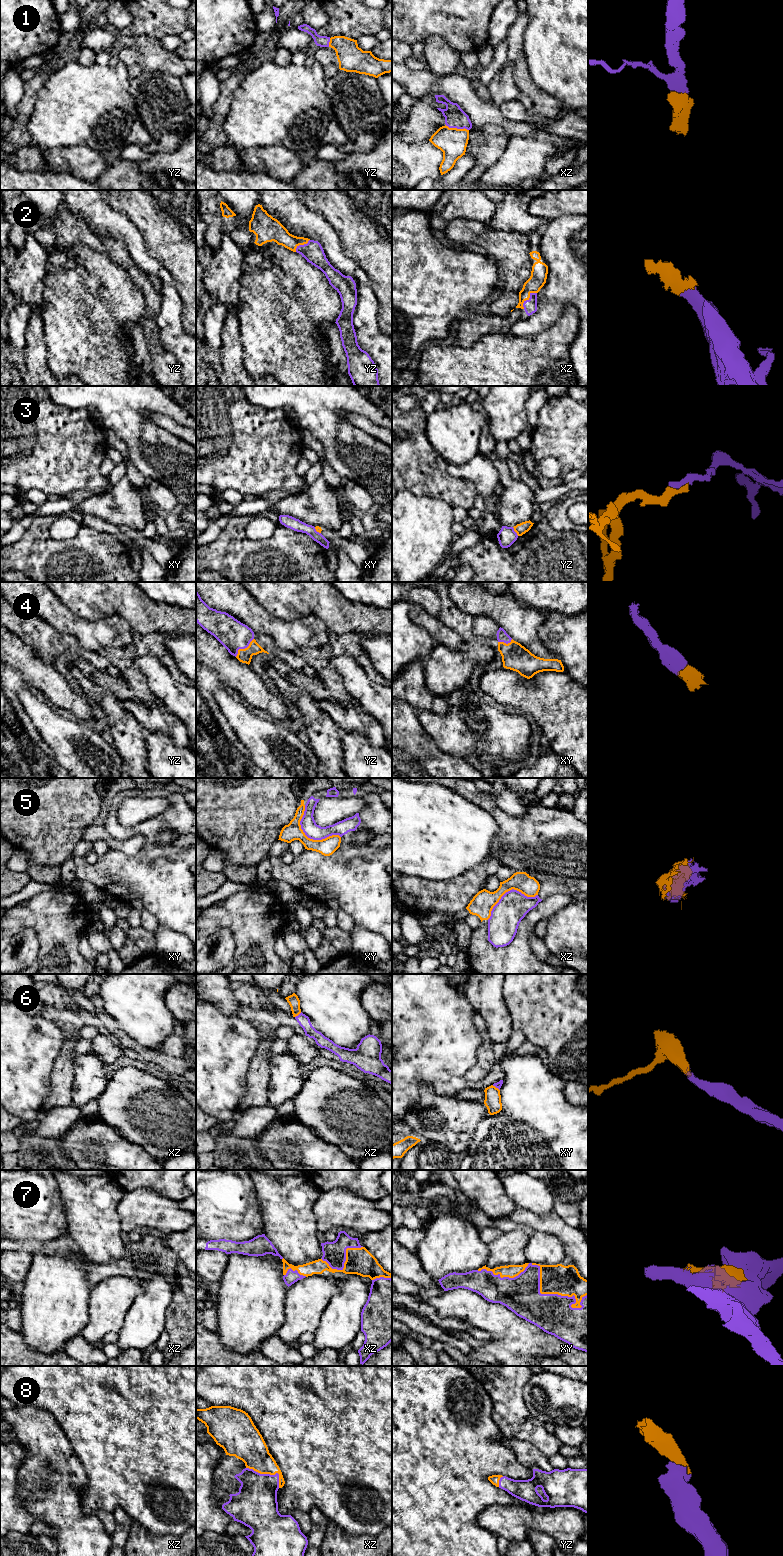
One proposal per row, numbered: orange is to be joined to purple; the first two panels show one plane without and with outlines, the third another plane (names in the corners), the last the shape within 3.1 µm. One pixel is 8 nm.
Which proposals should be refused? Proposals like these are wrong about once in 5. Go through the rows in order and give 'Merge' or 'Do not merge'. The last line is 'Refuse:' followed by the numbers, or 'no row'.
1: Merge
2: Merge
3: Do not merge
4: Merge
5: Do not merge
6: Merge
7: Merge
8: Merge
Refuse: 3, 5

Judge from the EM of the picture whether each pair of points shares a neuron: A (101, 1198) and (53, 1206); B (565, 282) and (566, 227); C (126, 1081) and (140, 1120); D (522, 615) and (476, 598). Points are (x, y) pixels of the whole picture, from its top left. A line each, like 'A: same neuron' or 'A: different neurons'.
A: different neurons
B: same neuron
C: same neuron
D: same neuron

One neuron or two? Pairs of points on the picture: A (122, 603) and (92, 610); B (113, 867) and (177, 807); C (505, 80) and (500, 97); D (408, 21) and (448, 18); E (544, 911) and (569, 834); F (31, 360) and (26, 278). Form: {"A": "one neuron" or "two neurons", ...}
{"A": "one neuron", "B": "one neuron", "C": "one neuron", "D": "one neuron", "E": "two neurons", "F": "two neurons"}

